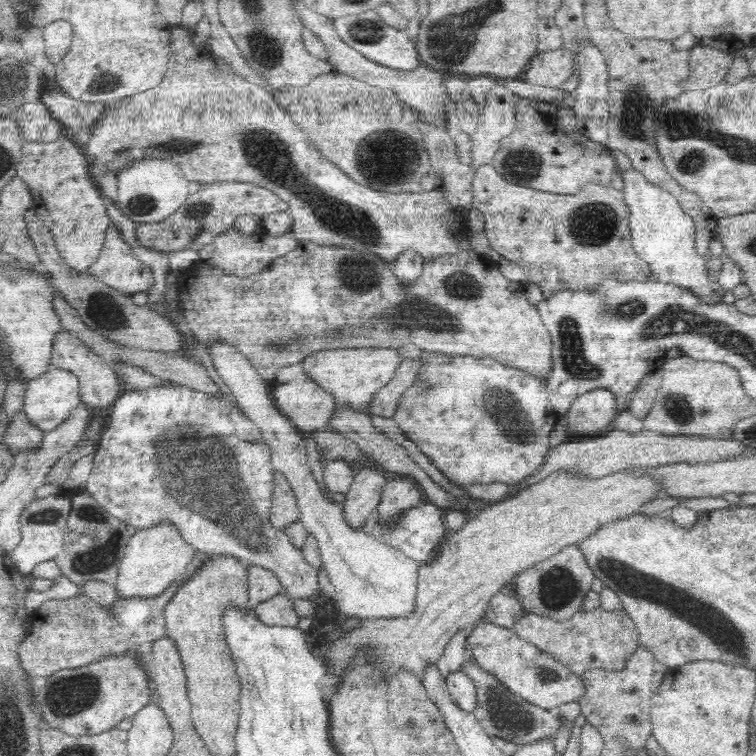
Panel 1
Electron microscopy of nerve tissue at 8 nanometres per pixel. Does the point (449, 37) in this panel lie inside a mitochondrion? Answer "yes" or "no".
yes

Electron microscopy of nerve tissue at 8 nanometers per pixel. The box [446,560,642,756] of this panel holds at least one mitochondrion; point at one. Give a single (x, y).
(506, 715)

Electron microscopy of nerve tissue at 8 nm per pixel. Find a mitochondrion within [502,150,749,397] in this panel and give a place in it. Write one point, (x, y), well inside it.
(592, 225)

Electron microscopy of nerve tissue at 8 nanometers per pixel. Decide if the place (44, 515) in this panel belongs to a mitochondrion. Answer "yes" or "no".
yes

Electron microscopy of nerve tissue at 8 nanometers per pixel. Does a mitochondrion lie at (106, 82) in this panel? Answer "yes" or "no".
yes

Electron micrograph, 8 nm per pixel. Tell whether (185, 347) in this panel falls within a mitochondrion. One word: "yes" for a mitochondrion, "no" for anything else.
no

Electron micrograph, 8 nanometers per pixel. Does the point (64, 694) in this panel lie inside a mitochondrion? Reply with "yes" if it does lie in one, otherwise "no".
yes

